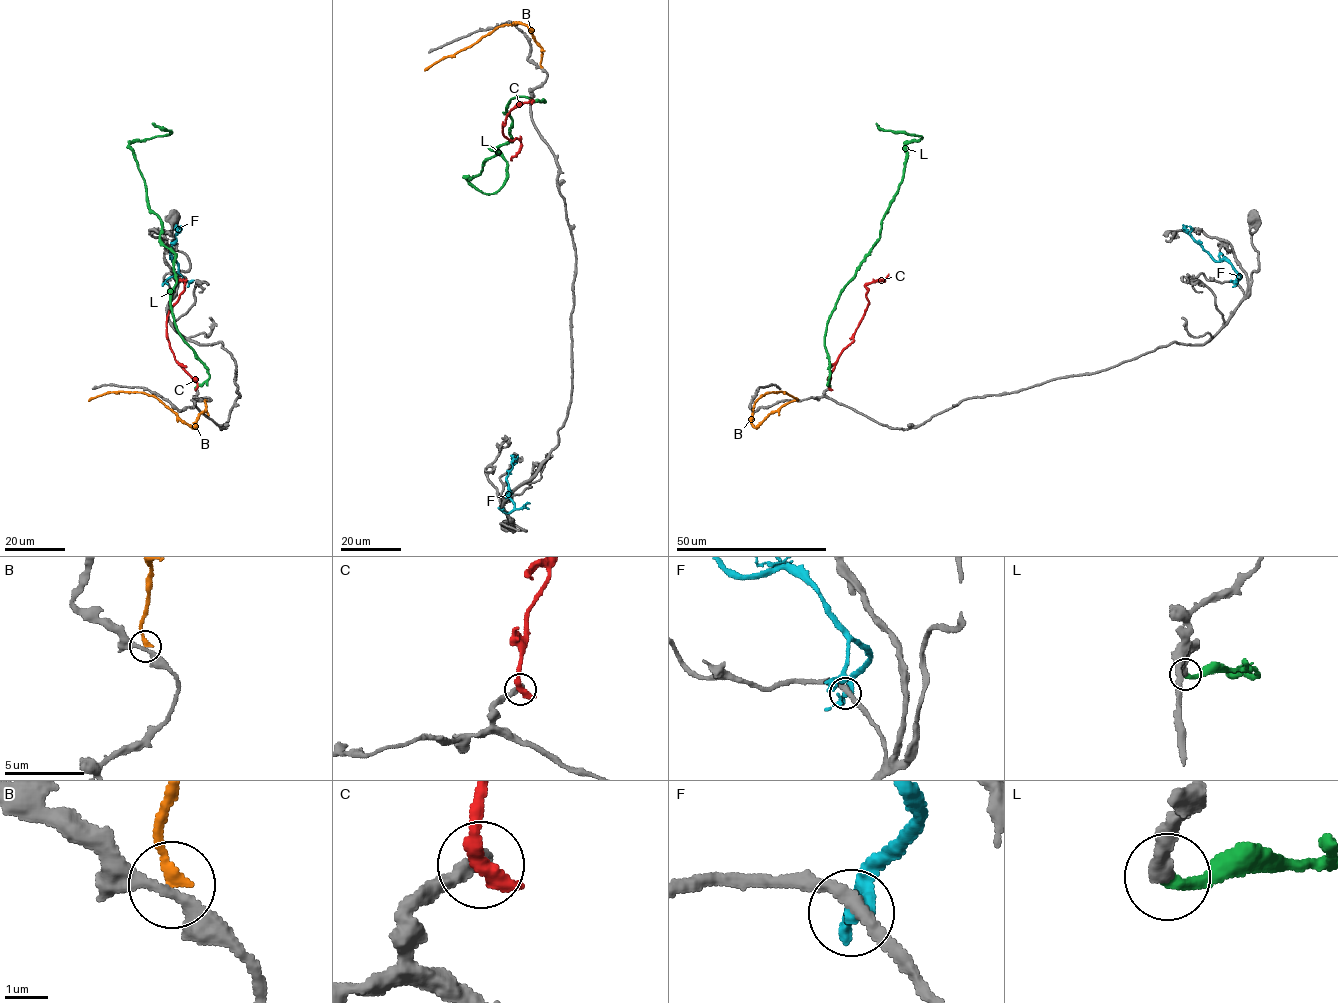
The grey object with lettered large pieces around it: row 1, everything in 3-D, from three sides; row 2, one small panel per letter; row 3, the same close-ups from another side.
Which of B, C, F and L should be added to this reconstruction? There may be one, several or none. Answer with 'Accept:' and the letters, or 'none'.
Accept: L

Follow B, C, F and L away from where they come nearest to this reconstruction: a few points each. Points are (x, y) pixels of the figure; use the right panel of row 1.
B: (795, 400), (784, 404), (755, 427), (751, 423), (754, 404), (765, 393), (785, 392), (798, 400)
C: (829, 388), (834, 363), (853, 341), (868, 305), (865, 285), (884, 281), (888, 274)
F: (1236, 283), (1241, 278), (1231, 264), (1225, 260), (1215, 261), (1184, 225)
L: (830, 387), (829, 316), (879, 238), (903, 175), (906, 145), (922, 138), (876, 123)

